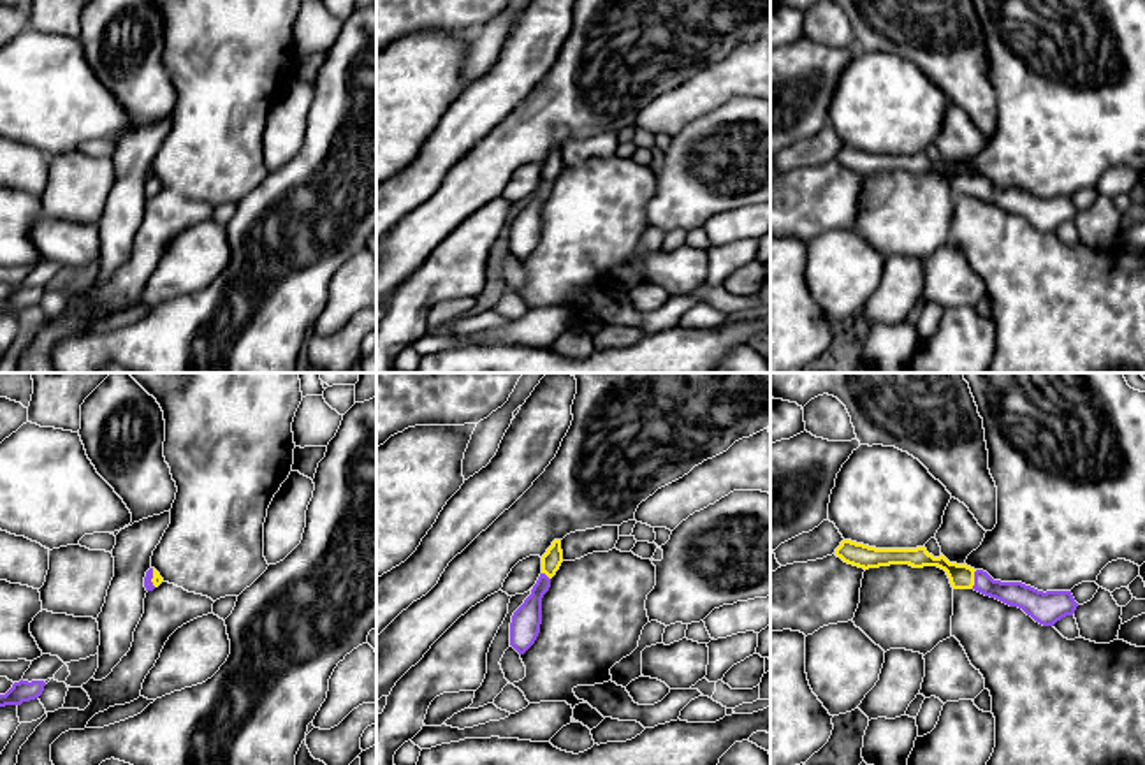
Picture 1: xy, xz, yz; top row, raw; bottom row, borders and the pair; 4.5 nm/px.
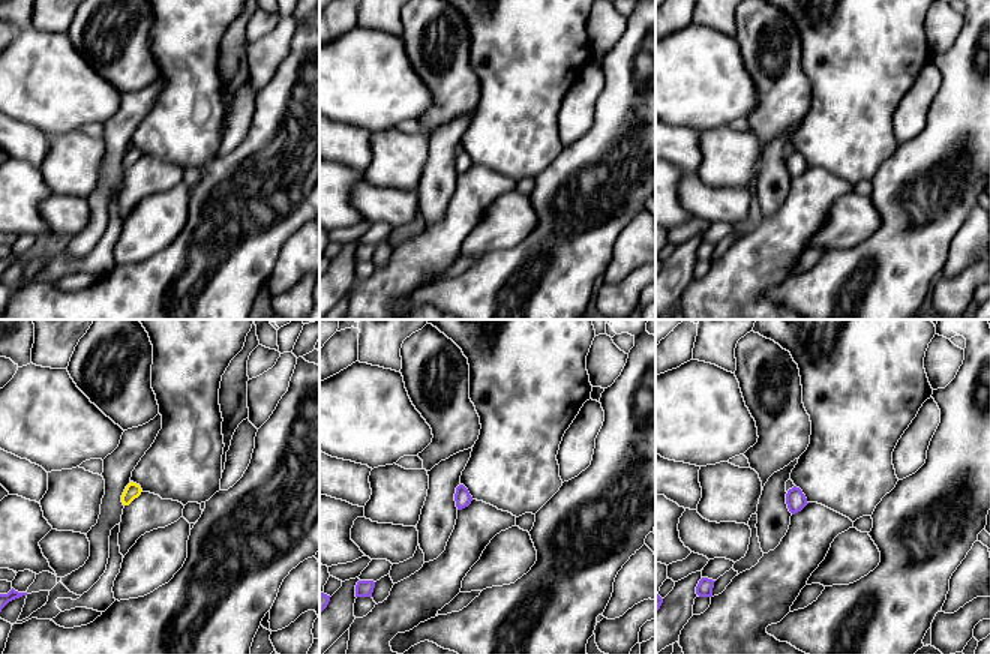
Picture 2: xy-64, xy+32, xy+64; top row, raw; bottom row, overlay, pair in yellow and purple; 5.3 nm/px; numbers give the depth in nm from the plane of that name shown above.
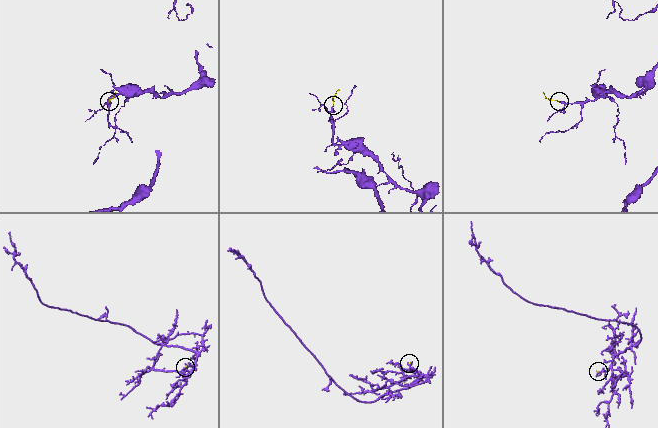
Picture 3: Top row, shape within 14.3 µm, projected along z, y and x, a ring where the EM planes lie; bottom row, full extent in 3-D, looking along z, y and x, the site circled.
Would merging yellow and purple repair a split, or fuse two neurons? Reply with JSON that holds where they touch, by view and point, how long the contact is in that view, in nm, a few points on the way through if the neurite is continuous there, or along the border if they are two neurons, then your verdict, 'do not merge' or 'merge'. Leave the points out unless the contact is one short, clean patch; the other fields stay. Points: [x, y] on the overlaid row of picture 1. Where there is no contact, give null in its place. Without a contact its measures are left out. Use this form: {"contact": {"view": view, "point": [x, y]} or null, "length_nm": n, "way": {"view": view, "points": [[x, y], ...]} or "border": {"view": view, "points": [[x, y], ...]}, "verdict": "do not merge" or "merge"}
{"contact": {"view": "yz", "point": [973, 579]}, "length_nm": 90, "way": {"view": "yz", "points": [[961, 575], [973, 579], [1019, 595]]}, "verdict": "merge"}

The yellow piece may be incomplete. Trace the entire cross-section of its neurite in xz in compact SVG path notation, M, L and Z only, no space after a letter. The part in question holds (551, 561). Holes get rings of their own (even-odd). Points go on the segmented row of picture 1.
M554 540L542 556L542 573L531 589L531 594L514 612L510 623L510 645L524 654L536 640L542 624L542 598L551 587L551 579L563 563L561 540Z

